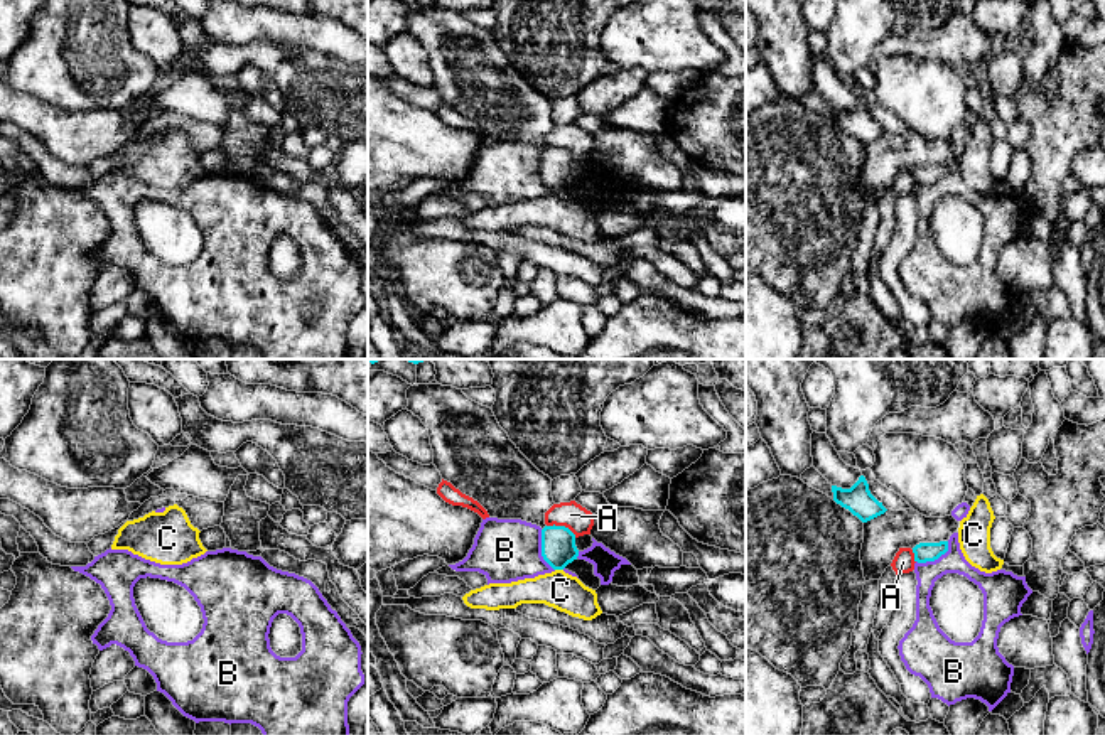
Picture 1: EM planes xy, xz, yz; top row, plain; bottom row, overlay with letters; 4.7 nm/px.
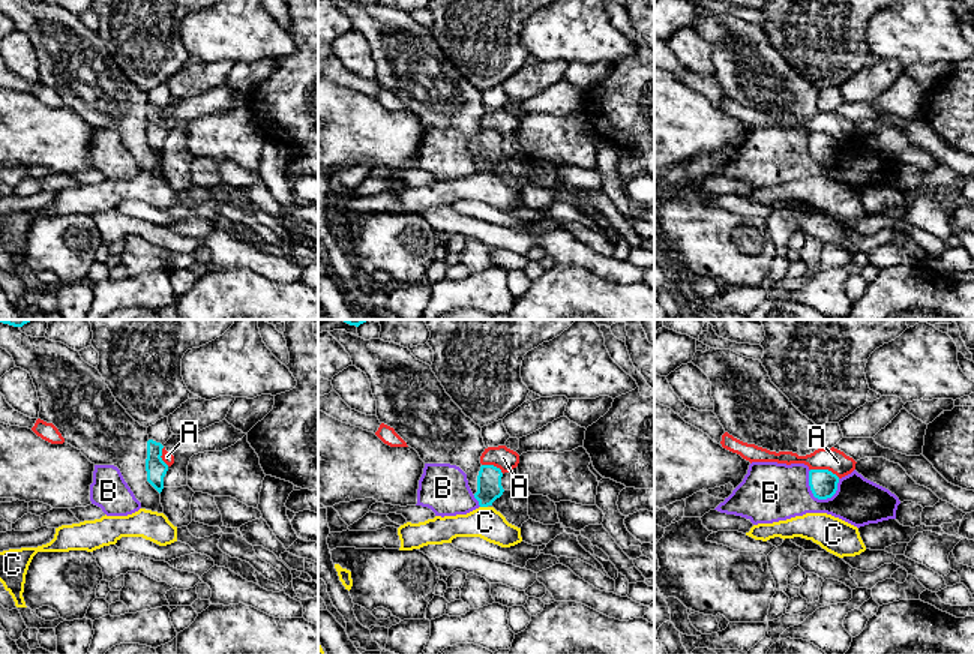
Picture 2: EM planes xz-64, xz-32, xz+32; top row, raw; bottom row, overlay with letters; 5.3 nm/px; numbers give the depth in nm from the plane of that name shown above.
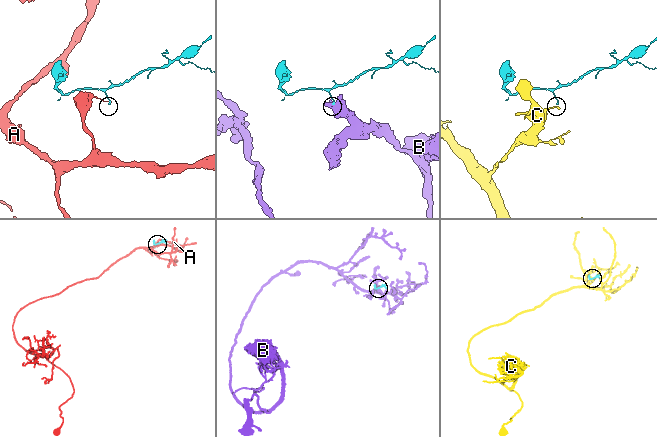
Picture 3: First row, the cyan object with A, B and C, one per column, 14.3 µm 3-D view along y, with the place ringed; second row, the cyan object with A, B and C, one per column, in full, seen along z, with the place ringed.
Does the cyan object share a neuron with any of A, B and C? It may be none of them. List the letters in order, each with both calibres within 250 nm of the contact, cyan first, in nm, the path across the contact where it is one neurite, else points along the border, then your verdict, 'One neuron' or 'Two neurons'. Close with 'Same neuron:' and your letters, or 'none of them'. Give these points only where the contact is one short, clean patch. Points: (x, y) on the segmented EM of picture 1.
A: Thickness 160 nm (cyan) against 130 nm. Boundary: xz (547, 525), (564, 525), (576, 536). Two neurons
B: Thickness 160 nm (cyan) against 300 nm. Boundary: xz (540, 530), (540, 555), (554, 570). Two neurons
C: Thickness 160 nm (cyan) against 180 nm. Boundary: xz (555, 568), (562, 570). Two neurons
Same neuron: none of them

